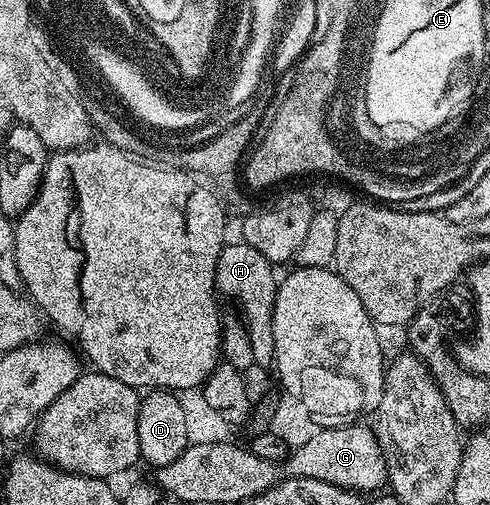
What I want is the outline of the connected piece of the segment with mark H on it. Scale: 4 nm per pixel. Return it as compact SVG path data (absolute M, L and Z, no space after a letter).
M243 242L225 243L224 249L218 254L216 263L216 290L221 297L229 296L240 303L239 315L242 317L250 346L254 350L254 358L259 367L271 369L275 358L274 322L272 321L272 307L275 305L275 296L278 285L277 269L254 250L254 246Z

